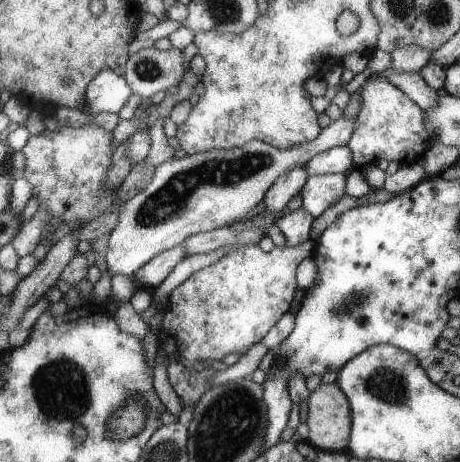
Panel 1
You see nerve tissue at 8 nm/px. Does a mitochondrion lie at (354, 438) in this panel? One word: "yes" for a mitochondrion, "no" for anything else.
no

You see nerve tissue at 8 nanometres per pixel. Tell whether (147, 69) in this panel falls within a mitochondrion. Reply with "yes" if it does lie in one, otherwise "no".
yes

